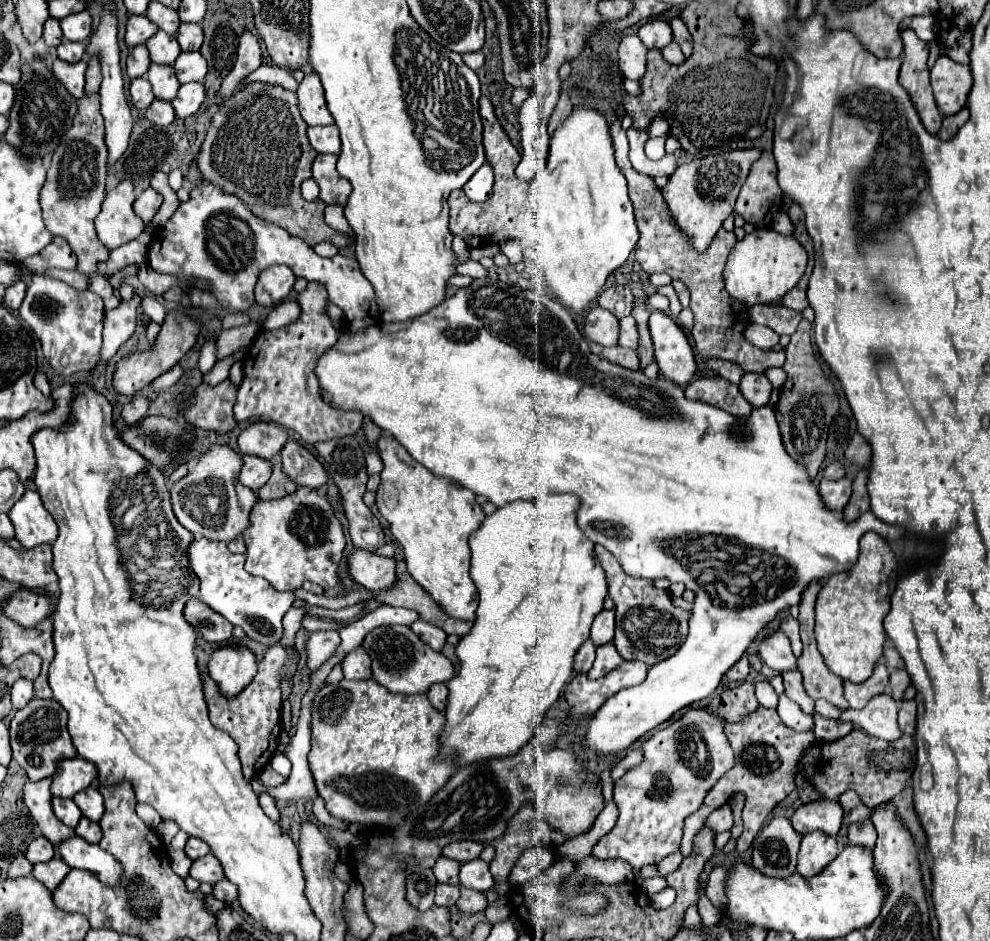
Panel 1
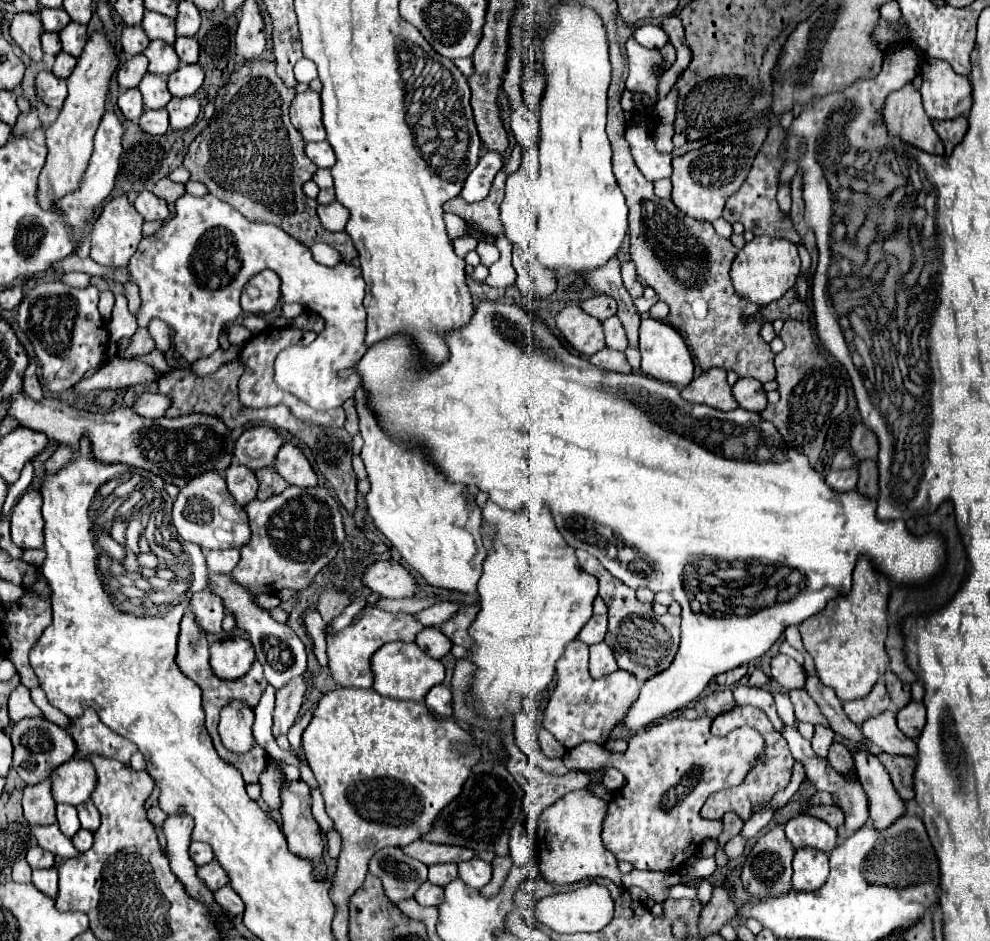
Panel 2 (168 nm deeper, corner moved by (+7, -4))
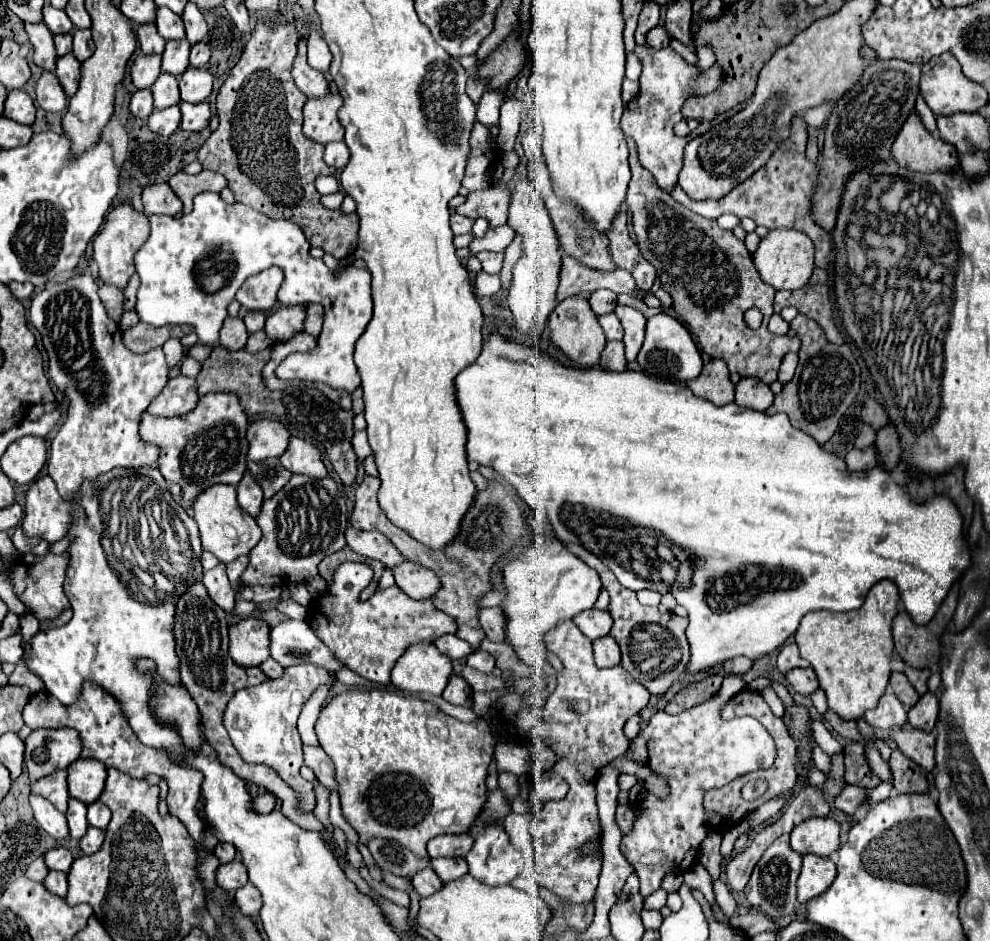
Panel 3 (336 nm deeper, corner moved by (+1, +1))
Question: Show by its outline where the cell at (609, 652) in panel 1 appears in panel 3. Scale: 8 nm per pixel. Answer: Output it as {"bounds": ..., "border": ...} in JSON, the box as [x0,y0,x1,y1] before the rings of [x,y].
{"bounds":[594,636,620,668],"border":[[[612,636],[594,640],[594,660],[598,668],[612,668],[620,664],[620,648]]]}

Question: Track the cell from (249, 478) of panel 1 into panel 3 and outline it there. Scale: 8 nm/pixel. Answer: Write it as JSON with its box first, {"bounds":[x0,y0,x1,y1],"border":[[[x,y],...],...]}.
{"bounds":[236,472,262,516],"border":[[[244,472],[242,480],[238,482],[236,486],[236,492],[238,492],[238,502],[240,506],[250,514],[250,516],[256,516],[258,514],[258,508],[262,506],[262,488],[254,482],[254,478],[250,476],[250,472]]]}

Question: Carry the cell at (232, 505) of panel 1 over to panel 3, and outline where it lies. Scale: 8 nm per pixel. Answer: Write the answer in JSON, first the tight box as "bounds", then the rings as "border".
{"bounds":[192,484,262,562],"border":[[[214,484],[206,488],[206,492],[198,494],[192,502],[192,518],[198,524],[198,534],[204,550],[210,550],[222,562],[232,562],[238,556],[248,554],[260,540],[262,532],[256,520],[238,508],[236,488],[230,484]]]}

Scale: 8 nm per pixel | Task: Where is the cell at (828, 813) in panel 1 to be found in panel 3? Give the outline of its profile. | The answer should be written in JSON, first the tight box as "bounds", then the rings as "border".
{"bounds":[790,818,840,856],"border":[[[810,818],[790,832],[792,850],[796,850],[802,856],[804,854],[830,856],[840,846],[838,834],[840,824],[834,818]]]}

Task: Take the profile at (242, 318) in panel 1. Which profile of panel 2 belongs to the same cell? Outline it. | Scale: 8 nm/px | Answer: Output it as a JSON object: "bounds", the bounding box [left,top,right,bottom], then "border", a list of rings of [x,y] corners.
{"bounds":[228,323,252,345],"border":[[[232,323],[228,327],[228,339],[230,339],[230,343],[244,345],[250,337],[252,337],[252,333],[248,333],[248,329],[244,329],[240,323]]]}

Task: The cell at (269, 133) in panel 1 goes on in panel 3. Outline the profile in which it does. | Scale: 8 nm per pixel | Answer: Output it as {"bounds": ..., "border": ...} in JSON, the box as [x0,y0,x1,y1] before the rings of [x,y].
{"bounds":[198,22,358,258],"border":[[[278,22],[274,28],[266,28],[266,24],[258,24],[238,60],[238,64],[230,70],[222,88],[216,96],[216,108],[220,126],[210,134],[210,138],[198,150],[198,162],[204,170],[212,170],[222,174],[228,180],[228,188],[232,190],[236,202],[242,202],[270,218],[284,218],[302,228],[312,246],[324,248],[334,258],[348,258],[358,244],[358,216],[356,214],[340,214],[338,210],[328,210],[320,204],[320,194],[314,188],[314,180],[328,172],[336,172],[330,168],[322,156],[322,144],[308,140],[302,134],[302,104],[308,100],[292,80],[292,60],[296,56],[298,30],[288,22]]]}

